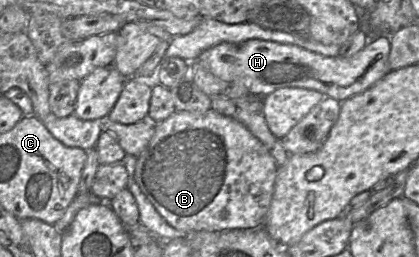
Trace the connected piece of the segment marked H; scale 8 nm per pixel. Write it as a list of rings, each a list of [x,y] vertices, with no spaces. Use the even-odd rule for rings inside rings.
[[[390,36],[372,38],[361,51],[350,58],[325,57],[294,45],[248,40],[213,46],[202,52],[195,62],[219,79],[244,87],[247,94],[264,98],[281,88],[305,88],[343,102],[364,92],[390,72],[390,49]]]

